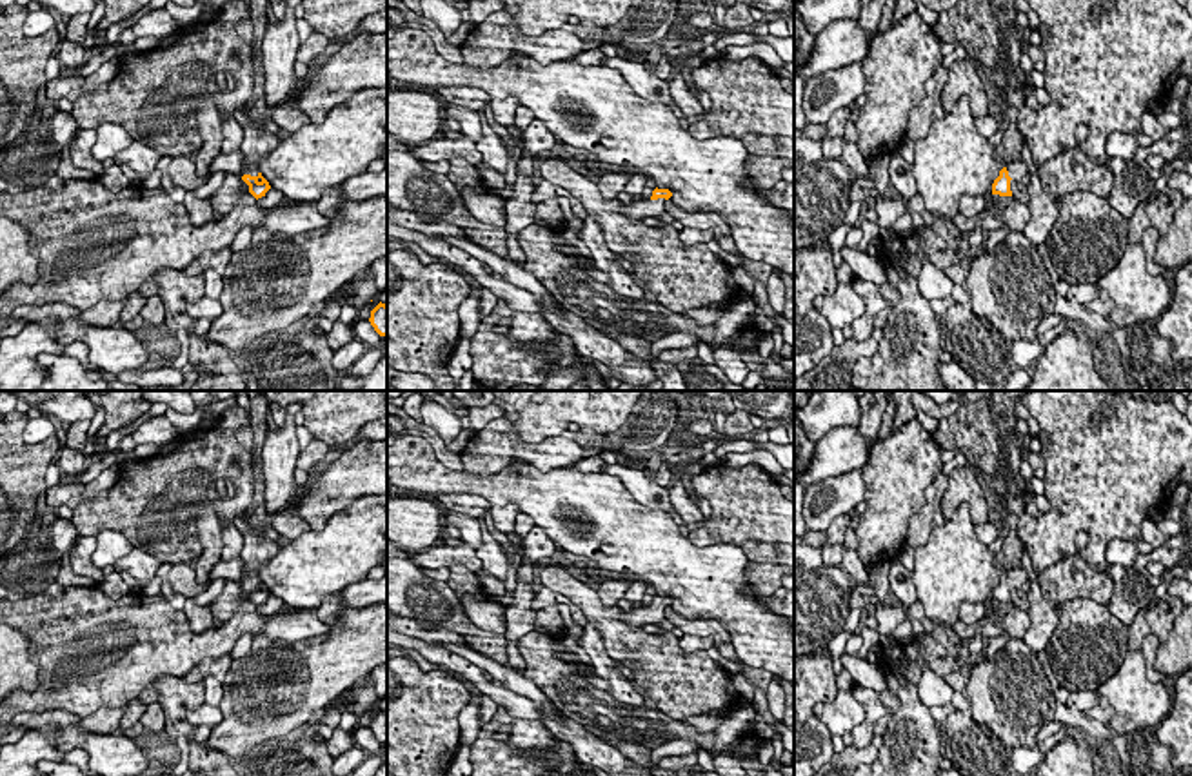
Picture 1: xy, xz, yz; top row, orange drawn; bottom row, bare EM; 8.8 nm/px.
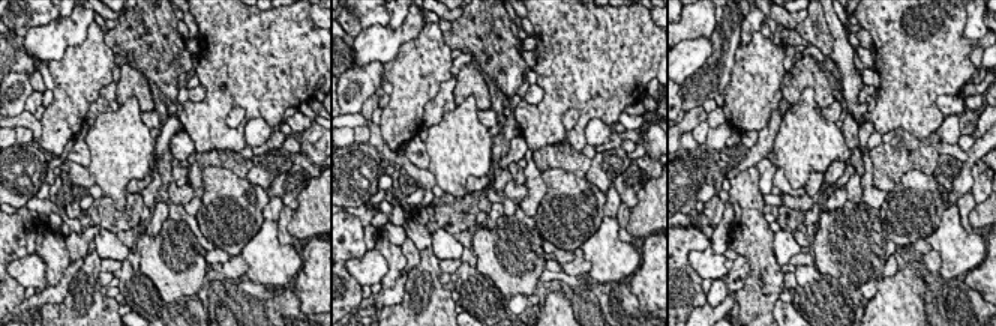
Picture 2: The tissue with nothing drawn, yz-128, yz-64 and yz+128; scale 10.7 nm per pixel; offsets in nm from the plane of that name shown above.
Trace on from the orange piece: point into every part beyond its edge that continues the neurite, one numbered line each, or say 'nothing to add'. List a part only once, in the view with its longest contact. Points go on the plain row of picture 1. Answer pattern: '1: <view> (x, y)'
1: xy (235, 569)

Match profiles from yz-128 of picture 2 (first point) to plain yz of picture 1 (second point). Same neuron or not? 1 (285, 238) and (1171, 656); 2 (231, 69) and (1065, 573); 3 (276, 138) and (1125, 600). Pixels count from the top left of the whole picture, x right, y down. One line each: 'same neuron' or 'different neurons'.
1: different neurons
2: different neurons
3: different neurons

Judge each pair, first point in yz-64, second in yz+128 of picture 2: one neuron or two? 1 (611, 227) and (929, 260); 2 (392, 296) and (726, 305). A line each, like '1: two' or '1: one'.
1: two
2: one

